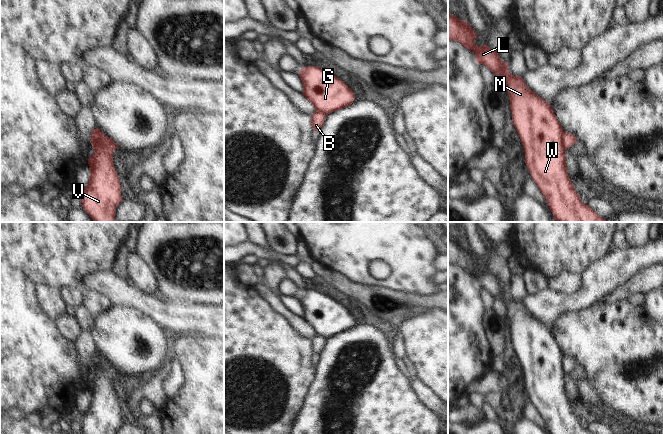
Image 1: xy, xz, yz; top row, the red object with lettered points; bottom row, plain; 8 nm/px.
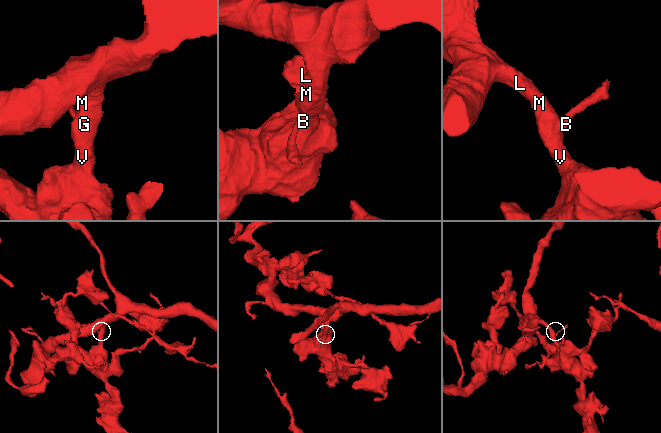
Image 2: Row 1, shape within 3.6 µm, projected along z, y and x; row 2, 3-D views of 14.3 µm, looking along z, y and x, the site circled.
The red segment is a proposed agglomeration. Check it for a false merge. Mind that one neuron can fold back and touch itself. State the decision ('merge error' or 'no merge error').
merge error

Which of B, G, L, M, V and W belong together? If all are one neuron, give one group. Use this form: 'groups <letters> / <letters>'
groups B / G L M V W

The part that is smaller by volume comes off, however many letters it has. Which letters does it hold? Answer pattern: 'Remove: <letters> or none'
Remove: B

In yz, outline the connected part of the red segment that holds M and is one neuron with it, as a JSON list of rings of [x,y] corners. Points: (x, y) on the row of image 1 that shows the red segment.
[[[448,13],[448,41],[459,41],[464,47],[472,50],[478,64],[484,64],[494,75],[499,74],[506,82],[507,93],[510,98],[512,121],[518,132],[525,152],[525,163],[532,179],[540,188],[547,204],[557,222],[608,222],[594,212],[589,205],[585,205],[568,176],[566,167],[564,131],[558,122],[552,107],[533,90],[528,89],[521,76],[514,76],[509,72],[508,63],[504,62],[498,53],[487,45],[476,46],[477,33],[465,21]]]

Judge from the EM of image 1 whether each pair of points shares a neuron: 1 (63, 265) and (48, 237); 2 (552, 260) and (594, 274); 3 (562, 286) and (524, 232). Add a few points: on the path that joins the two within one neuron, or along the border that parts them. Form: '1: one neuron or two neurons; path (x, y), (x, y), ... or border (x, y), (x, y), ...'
1: one neuron; path (63, 258), (63, 252), (55, 244)
2: two neurons; border (603, 257), (596, 260), (582, 274)
3: two neurons; border (579, 274), (561, 273), (549, 281)

